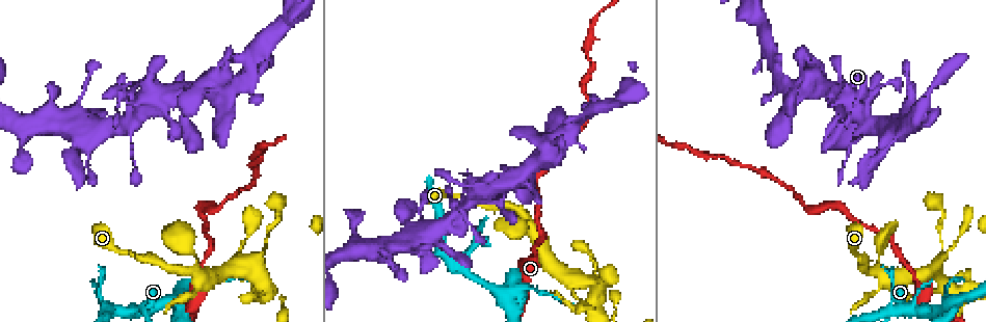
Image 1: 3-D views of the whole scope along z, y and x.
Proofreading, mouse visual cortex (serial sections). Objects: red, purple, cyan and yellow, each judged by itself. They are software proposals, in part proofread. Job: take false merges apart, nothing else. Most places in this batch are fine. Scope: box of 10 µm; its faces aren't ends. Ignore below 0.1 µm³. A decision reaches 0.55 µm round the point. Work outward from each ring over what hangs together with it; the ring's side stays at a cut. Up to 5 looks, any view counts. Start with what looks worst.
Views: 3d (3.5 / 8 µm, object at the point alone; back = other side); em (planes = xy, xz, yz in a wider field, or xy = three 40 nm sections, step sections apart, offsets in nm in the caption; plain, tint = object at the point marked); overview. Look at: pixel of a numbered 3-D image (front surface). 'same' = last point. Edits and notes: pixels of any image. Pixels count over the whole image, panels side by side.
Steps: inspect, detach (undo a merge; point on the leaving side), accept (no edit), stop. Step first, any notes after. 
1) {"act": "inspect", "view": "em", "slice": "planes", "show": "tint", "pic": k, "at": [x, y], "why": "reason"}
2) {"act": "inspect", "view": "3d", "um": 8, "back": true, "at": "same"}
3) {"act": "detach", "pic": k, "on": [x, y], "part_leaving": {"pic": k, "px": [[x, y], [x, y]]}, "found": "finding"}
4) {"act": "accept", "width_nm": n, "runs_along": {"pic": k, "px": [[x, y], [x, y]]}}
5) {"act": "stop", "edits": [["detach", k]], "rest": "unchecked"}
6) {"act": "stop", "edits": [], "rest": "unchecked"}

{"act": "inspect", "view": "3d", "um": 8, "pic": 1, "at": [185, 244], "why": "sudden change in width"}

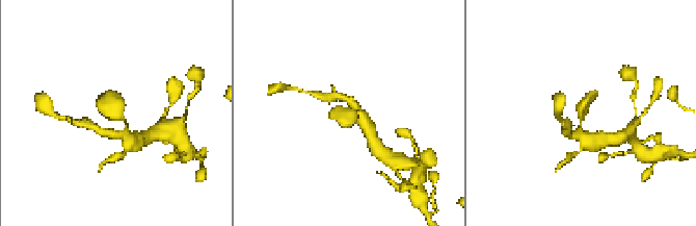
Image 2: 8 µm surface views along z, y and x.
{"act": "inspect", "view": "3d", "um": 3.5, "at": "same"}

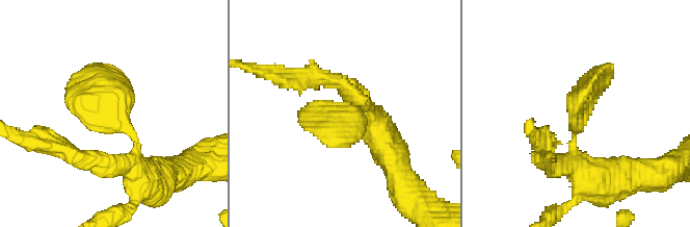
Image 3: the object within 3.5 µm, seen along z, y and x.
{"act": "accept", "runs_along": {"pic": 3, "px": [[561, 165], [607, 66]]}, "found": "continuous, no second cell"}

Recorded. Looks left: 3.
{"act": "inspect", "view": "3d", "um": 3.5, "pic": 1, "at": [171, 299], "why": "a fork"}

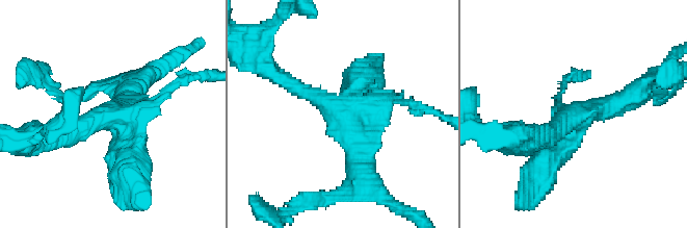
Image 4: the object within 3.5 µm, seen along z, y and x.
{"act": "inspect", "view": "em", "slice": "xy", "step": 2, "show": "plain", "pic": 4, "at": [570, 115], "why": "shape alone is not enough"}

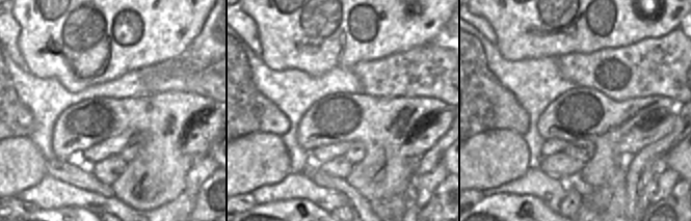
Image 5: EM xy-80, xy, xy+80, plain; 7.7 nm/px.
{"act": "inspect", "view": "em", "slice": "xy", "step": 2, "show": "tint", "at": "same", "why": "where the object lies"}

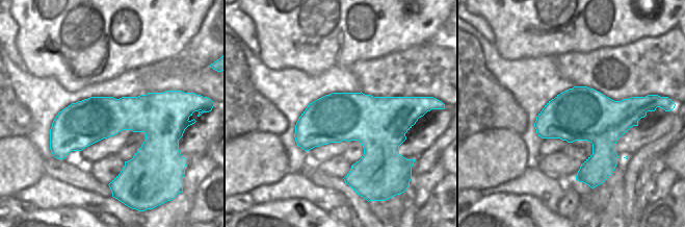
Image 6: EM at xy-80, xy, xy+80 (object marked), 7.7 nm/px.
{"act": "accept", "found": "one cell here"}

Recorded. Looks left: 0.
{"act": "stop", "edits": [], "rest": "unchecked"}

